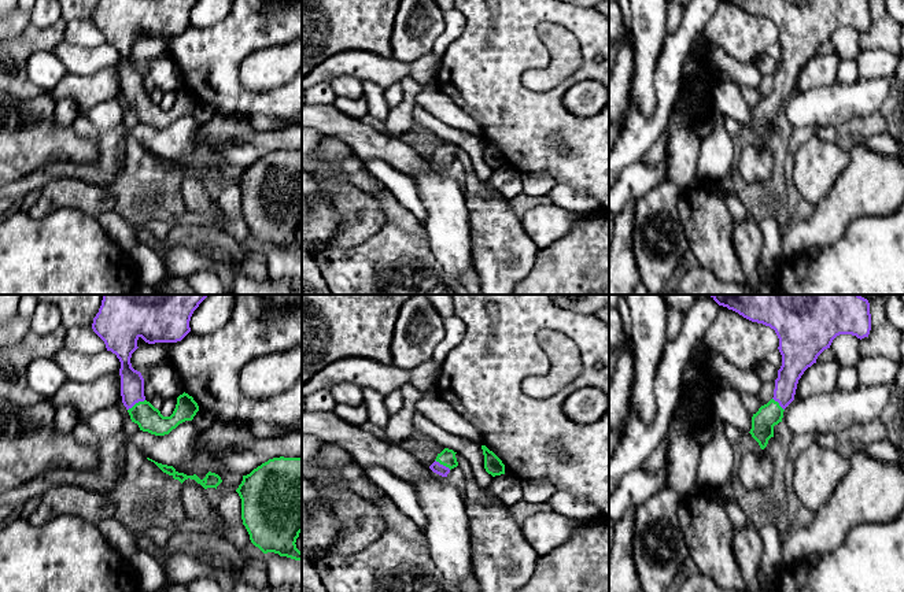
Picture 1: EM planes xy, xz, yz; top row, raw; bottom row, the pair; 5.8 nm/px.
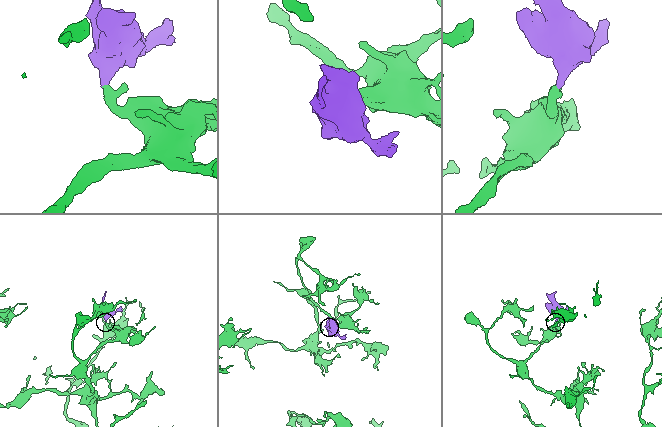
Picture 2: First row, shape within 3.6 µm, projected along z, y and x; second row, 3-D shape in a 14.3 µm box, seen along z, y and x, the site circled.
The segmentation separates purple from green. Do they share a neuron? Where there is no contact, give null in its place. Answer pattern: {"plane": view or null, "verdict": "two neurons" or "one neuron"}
{"plane": "xy", "verdict": "one neuron"}

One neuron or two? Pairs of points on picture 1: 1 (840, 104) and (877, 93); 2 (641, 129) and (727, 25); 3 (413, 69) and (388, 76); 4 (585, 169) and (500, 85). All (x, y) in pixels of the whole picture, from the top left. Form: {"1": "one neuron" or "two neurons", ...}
{"1": "one neuron", "2": "two neurons", "3": "one neuron", "4": "one neuron"}

